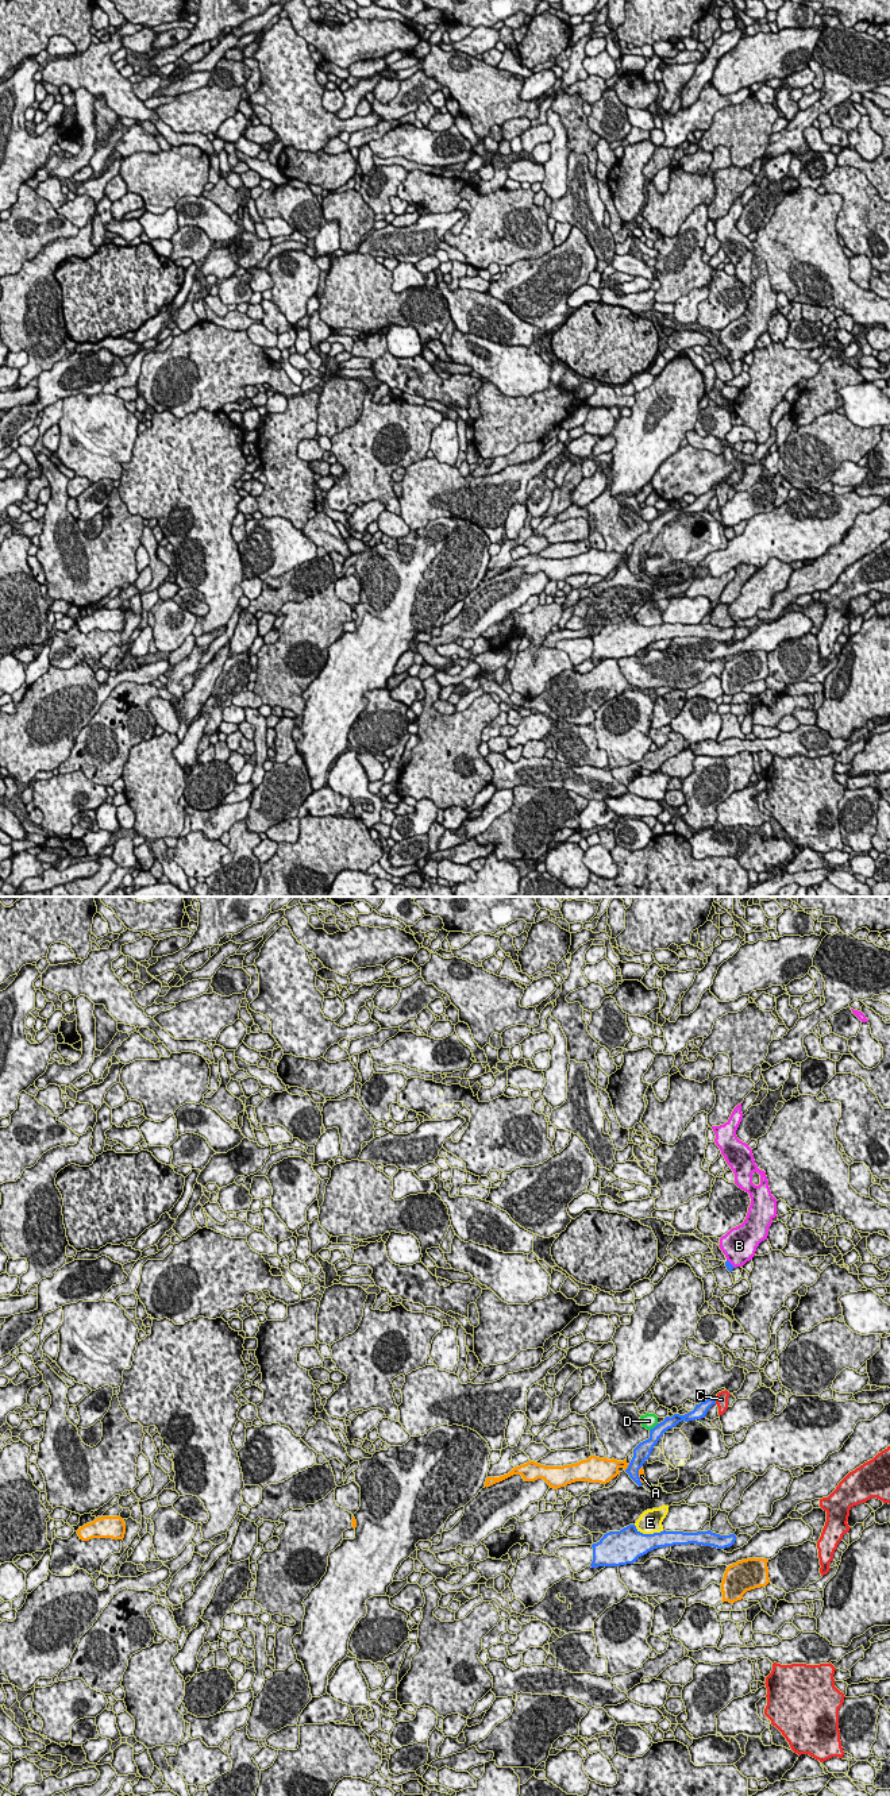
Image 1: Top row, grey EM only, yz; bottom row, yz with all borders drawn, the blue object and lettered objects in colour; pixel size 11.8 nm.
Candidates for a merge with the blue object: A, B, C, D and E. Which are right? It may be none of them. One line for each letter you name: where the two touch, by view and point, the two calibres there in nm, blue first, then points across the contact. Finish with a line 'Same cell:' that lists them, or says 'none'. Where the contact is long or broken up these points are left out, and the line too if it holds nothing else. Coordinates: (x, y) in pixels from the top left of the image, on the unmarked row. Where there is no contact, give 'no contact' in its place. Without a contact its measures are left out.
B: contact yz (729, 355); calibres 90 and 420 nm; way yz (729, 359), (729, 355), (736, 349), (739, 338)
Same cell: B

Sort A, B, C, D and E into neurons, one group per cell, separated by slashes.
A / B / C / D / E

